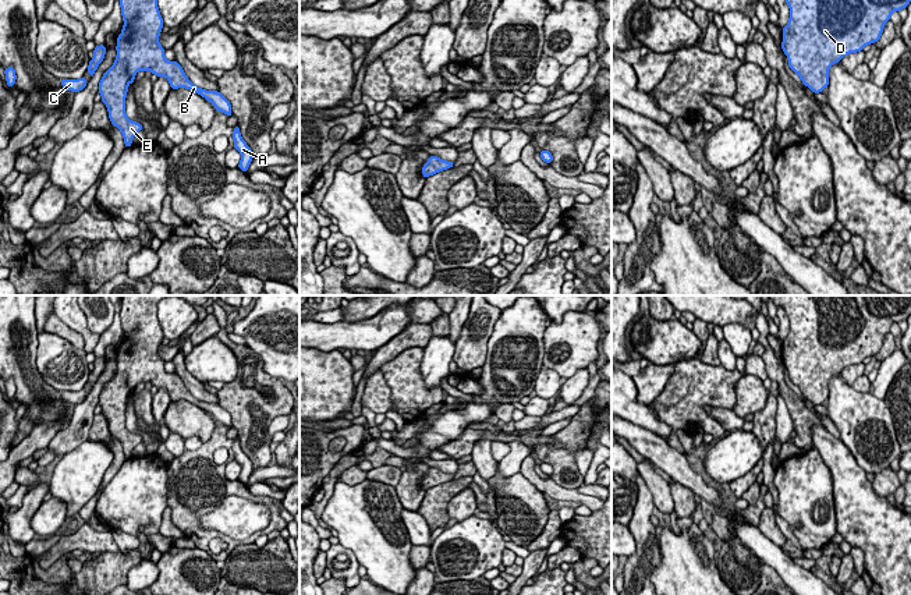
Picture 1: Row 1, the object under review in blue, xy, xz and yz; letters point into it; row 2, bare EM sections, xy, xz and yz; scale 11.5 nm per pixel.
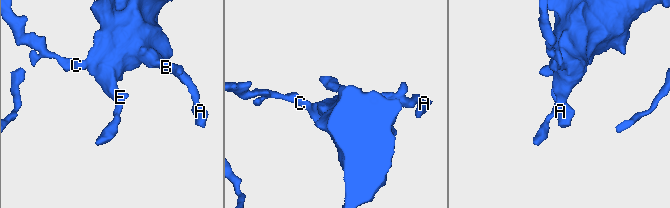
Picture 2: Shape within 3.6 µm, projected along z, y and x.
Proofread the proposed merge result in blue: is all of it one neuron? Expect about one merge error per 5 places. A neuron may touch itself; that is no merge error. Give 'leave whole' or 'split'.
leave whole

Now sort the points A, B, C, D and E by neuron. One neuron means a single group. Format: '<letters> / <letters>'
A B C D E

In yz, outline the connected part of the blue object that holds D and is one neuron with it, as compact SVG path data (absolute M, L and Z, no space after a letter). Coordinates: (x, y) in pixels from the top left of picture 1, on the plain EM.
M768 295L783 307L790 332L783 340L781 361L788 379L813 405L829 399L829 380L848 365L861 364L880 351L893 323L907 320L911 295Z

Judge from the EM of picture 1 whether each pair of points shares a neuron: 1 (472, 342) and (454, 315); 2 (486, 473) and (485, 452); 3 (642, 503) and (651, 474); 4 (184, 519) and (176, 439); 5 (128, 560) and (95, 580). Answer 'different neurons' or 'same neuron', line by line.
1: different neurons
2: same neuron
3: different neurons
4: different neurons
5: same neuron

